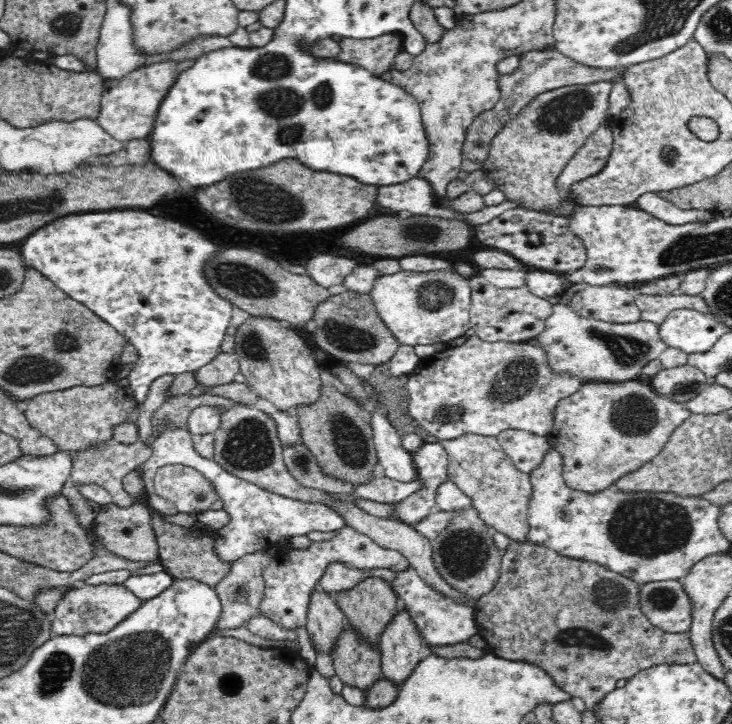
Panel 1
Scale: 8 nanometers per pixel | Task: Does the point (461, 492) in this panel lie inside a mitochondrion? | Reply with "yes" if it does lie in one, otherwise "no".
no

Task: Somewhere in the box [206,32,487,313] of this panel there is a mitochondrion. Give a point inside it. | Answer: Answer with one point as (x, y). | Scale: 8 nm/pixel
(290, 104)

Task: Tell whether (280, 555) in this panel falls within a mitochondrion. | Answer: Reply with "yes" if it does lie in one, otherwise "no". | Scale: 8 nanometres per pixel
no

